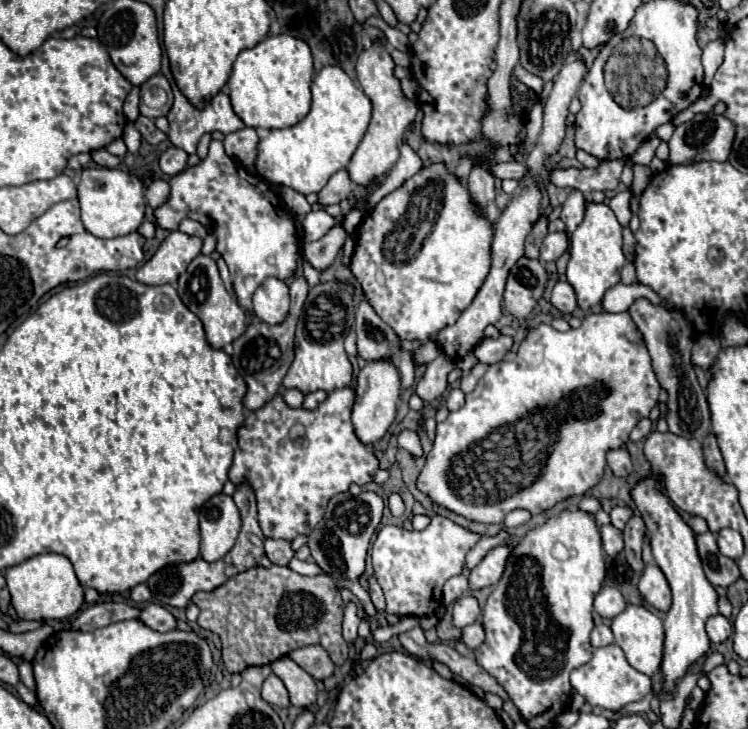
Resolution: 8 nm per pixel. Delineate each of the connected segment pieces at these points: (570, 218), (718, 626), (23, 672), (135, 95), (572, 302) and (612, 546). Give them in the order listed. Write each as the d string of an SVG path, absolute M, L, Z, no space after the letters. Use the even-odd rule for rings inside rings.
M572 190L562 206L562 216L560 216L564 220L568 232L574 232L576 226L582 222L584 210L586 210L586 196L578 190Z
M718 614L718 616L712 616L708 620L706 632L708 632L708 636L710 636L710 640L714 644L720 644L720 642L726 642L728 640L728 636L732 634L732 626L730 626L728 618L724 618L724 616Z
M22 661L18 665L19 676L22 681L25 681L25 686L29 689L35 690L35 680L33 676L32 663L27 661Z
M132 88L130 90L130 94L128 94L128 98L126 98L126 102L124 102L124 114L126 114L126 118L130 120L130 122L134 122L140 114L138 114L138 100L140 100L140 88Z
M556 282L556 286L552 288L552 304L562 314L572 314L578 308L574 288L568 282Z
M606 524L600 528L602 532L602 546L604 546L604 552L608 556L616 556L622 548L624 548L624 542L622 542L622 532L618 528L614 528L612 524Z

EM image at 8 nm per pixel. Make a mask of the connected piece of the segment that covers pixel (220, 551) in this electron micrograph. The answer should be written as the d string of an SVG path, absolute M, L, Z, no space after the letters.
M216 494L200 510L200 554L206 562L220 560L236 542L240 512L232 496Z

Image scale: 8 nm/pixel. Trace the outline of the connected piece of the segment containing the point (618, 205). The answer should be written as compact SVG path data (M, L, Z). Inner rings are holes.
M629 189L618 192L612 200L610 200L610 208L612 208L612 212L616 214L616 218L618 218L618 222L622 224L622 227L628 227L630 222L630 216L632 216L632 212L630 212L630 198L632 193Z

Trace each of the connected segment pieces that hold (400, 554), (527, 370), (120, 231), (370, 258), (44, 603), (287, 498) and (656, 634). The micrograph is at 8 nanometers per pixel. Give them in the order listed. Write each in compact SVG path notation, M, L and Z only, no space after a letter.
M432 516L430 524L416 532L402 526L384 526L372 544L374 576L386 596L386 612L396 616L430 616L442 602L442 586L464 568L464 556L480 540L444 516Z
M628 312L588 314L582 320L580 328L576 328L576 330L570 328L568 332L558 332L550 324L544 324L544 326L540 324L526 334L514 360L510 360L510 362L504 360L504 362L492 364L488 368L488 372L478 380L474 392L466 394L466 404L460 410L450 412L450 416L444 422L436 424L436 438L432 442L432 450L426 454L426 464L416 478L416 486L434 504L444 506L446 510L452 510L452 512L456 512L468 520L476 520L476 522L500 524L508 512L518 510L518 508L524 508L530 514L540 514L540 512L552 508L556 502L570 498L570 496L584 494L586 490L596 486L604 473L606 452L622 448L628 442L628 436L630 436L632 428L636 426L636 422L640 418L646 418L650 414L652 406L656 406L656 400L652 400L652 390L650 390L650 356L648 356L648 350L644 344L644 336L640 334L638 326L632 322Z
M100 166L84 168L78 182L78 200L82 208L84 228L98 238L116 238L136 232L144 220L144 210L146 210L144 182L152 180L152 176L154 172L144 172L142 176L134 176L118 168L100 168Z
M444 164L422 168L404 182L402 188L388 194L370 210L356 232L356 252L350 270L362 284L362 290L376 314L402 338L426 342L444 326L456 322L460 312L472 302L490 270L492 226L474 206L468 190L450 174Z
M44 552L24 560L6 570L6 584L12 594L12 606L22 620L50 620L66 618L80 610L84 602L84 588L80 586L72 562L54 552Z
M340 388L330 392L330 396L316 408L290 408L282 394L276 394L270 402L266 402L260 410L254 410L246 416L240 426L240 444L234 454L234 464L230 468L230 482L250 484L256 494L258 504L258 522L266 538L284 538L294 540L298 534L310 534L314 526L322 520L326 504L332 496L346 492L350 484L366 486L372 482L372 476L378 470L378 458L374 454L374 446L360 442L352 426L352 406L354 406L354 390Z
M626 604L624 612L620 612L614 620L612 620L612 632L616 638L616 644L624 650L626 660L640 672L654 676L658 674L660 662L662 662L662 644L664 644L664 626L662 620L652 614L648 608L644 606L636 606L636 604Z

